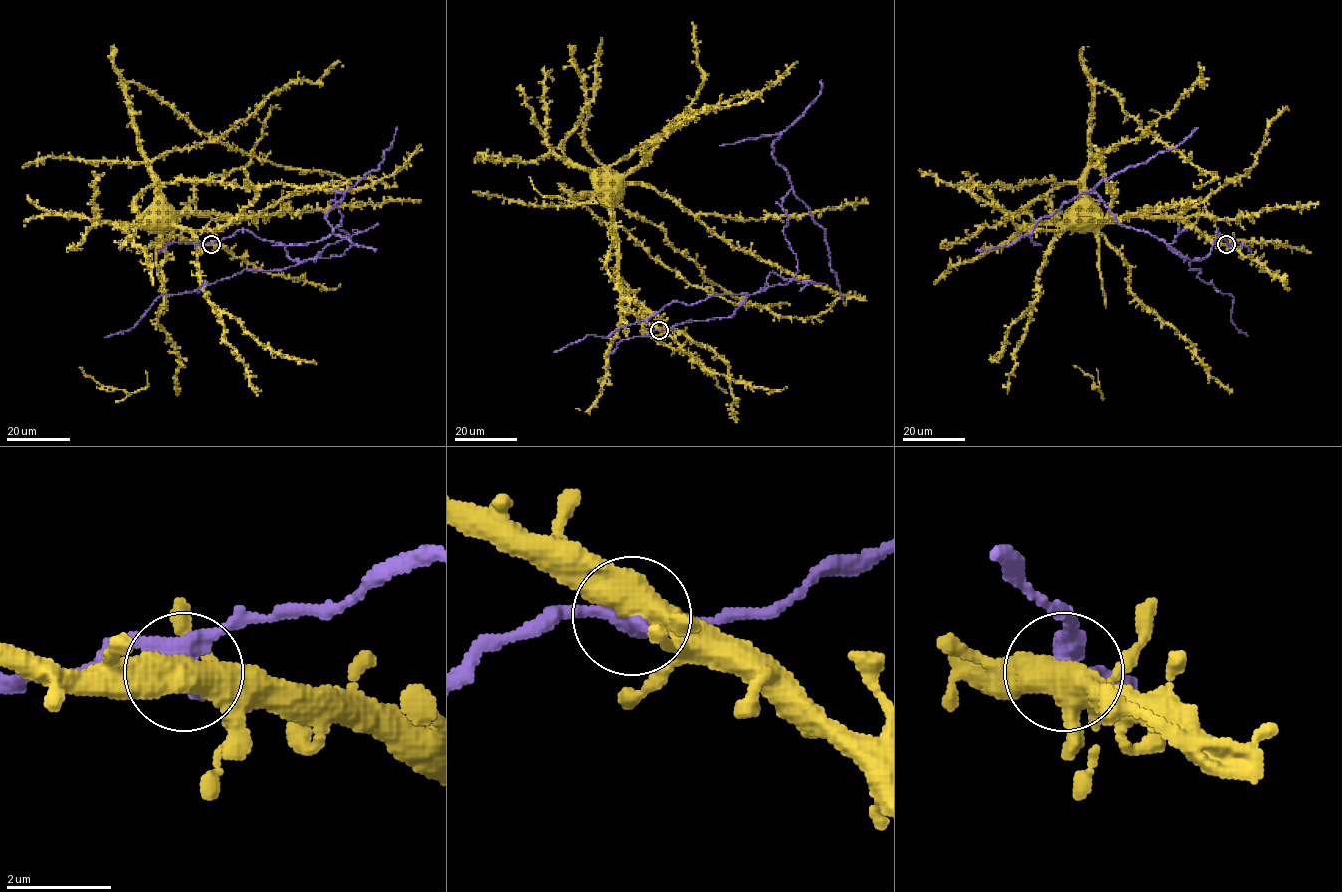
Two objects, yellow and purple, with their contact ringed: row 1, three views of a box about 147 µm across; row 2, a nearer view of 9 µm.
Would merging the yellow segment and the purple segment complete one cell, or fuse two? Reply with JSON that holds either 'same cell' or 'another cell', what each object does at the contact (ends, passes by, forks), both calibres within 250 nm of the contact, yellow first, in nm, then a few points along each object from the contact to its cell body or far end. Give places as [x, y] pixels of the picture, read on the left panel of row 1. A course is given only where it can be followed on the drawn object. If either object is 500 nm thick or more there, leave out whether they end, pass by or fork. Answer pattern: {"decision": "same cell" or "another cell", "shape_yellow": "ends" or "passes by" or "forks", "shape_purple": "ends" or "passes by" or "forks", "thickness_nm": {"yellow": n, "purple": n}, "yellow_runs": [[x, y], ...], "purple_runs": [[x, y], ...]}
{"decision": "another cell", "thickness_nm": {"yellow": 550, "purple": 360}, "yellow_runs": [[211, 244], [178, 237], [163, 220], [128, 82], [234, 148], [279, 166], [397, 185]], "purple_runs": [[211, 244], [247, 229], [294, 260], [341, 256], [351, 245], [335, 200], [345, 192], [325, 219], [375, 251]]}

